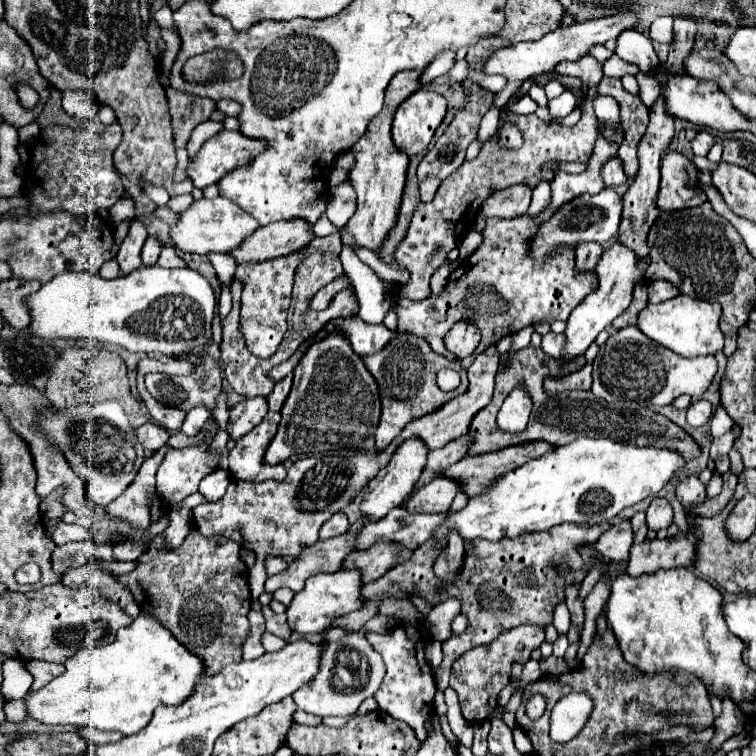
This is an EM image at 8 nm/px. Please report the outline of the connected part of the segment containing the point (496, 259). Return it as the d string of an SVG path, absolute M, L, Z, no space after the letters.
M600 95L594 97L594 111L598 117L598 139L596 139L596 149L592 151L592 157L586 165L584 173L570 175L564 171L558 171L556 177L552 179L552 199L548 207L538 215L530 217L528 213L514 217L514 219L488 219L486 229L482 231L484 239L480 247L468 257L468 261L462 261L456 271L448 277L448 283L440 295L430 293L426 299L412 301L408 297L396 297L392 303L392 311L398 315L398 331L400 333L410 333L416 337L422 337L434 353L446 357L446 359L456 359L454 353L450 353L444 347L444 335L460 321L468 319L478 327L482 333L482 341L476 347L476 351L462 359L462 367L468 369L474 359L490 345L496 345L502 337L514 335L526 325L534 325L540 321L566 321L574 307L598 287L596 273L584 273L578 275L574 269L574 251L558 251L554 259L548 263L532 263L528 259L528 239L534 235L536 227L544 221L550 219L562 203L568 199L574 199L576 195L582 193L598 193L604 189L604 181L600 177L602 167L606 165L608 159L612 159L618 151L616 143L608 137L604 137L606 125L618 127L620 125L620 103L610 97L610 95Z

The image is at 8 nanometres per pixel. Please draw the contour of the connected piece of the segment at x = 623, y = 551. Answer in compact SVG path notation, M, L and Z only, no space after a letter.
M630 519L620 521L618 525L608 529L596 541L598 553L602 557L606 557L610 561L618 561L618 563L628 563L628 555L630 555L632 545L634 545L634 539L632 539L632 523L630 523Z

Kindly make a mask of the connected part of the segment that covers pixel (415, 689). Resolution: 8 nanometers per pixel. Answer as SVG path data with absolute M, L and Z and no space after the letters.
M398 625L396 629L390 629L388 633L382 633L382 635L368 631L366 639L372 645L372 649L382 655L384 665L386 665L384 681L382 681L380 689L376 691L374 699L378 701L382 711L390 713L394 719L408 723L416 731L416 737L420 741L424 741L426 739L424 721L430 719L430 715L434 711L432 701L438 691L432 667L428 665L426 657L424 657L424 645L418 645L428 639L428 633L424 629L416 629L412 625Z

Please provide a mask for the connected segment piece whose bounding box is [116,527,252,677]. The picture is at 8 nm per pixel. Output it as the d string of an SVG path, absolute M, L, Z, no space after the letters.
M194 527L180 547L170 551L148 547L136 559L134 571L116 577L144 613L152 615L184 647L204 659L210 677L222 667L242 661L242 645L250 631L246 619L252 601L248 569L238 553L240 545L236 541L224 535L206 537Z

